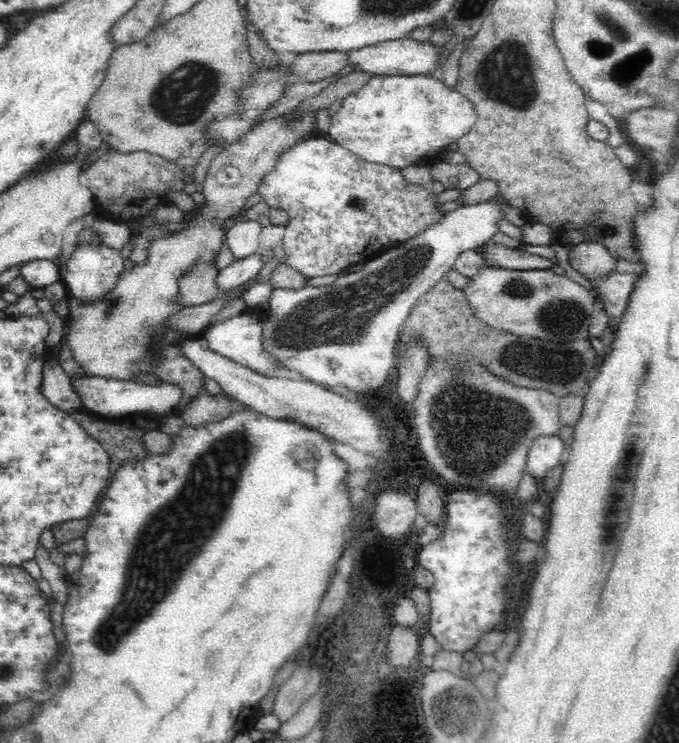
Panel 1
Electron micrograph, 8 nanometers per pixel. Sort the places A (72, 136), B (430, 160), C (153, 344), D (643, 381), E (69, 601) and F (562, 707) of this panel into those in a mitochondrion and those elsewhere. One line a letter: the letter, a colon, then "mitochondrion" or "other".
A: other
B: other
C: mitochondrion
D: mitochondrion
E: other
F: other

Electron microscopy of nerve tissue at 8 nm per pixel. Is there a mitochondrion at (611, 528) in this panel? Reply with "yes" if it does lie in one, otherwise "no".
yes

